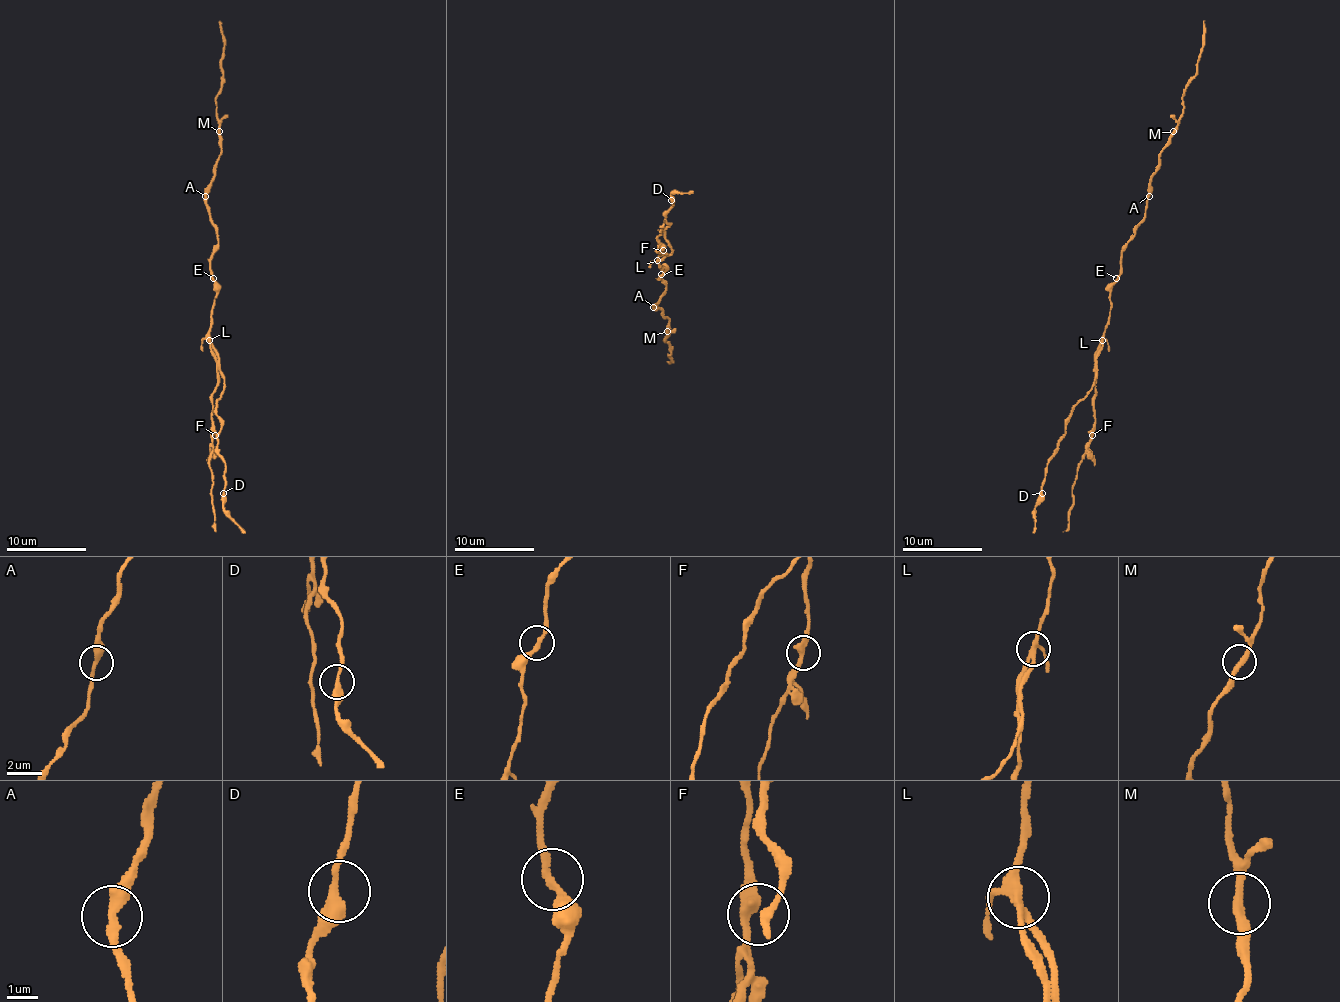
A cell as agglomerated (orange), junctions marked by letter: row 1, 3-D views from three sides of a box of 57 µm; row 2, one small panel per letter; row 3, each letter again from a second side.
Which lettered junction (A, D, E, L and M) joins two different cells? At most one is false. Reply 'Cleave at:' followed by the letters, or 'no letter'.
Cleave at: L

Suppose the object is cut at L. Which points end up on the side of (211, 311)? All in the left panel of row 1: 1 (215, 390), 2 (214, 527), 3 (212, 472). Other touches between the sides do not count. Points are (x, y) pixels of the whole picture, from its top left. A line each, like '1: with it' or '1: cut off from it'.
1: cut off from it
2: cut off from it
3: cut off from it

